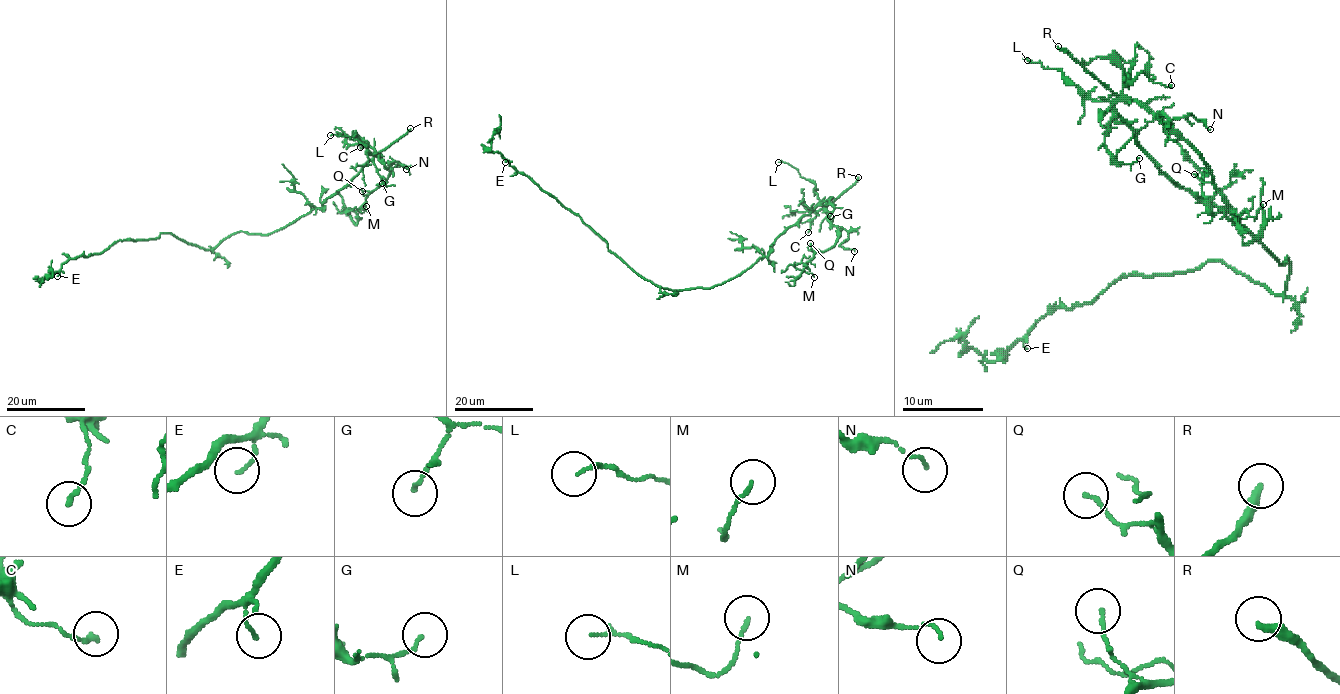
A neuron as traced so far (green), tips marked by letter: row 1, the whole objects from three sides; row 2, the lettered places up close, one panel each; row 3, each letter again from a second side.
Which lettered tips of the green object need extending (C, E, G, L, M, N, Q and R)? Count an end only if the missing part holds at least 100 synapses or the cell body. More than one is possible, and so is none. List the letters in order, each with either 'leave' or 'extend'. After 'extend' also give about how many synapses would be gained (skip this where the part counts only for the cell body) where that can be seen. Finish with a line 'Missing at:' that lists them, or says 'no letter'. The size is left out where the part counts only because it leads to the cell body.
C: leave
E: leave
G: leave
L: leave
M: leave
N: leave
Q: leave
R: extend
Missing at: R

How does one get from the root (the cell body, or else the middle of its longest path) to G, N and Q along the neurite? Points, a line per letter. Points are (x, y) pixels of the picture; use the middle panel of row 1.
G: (704, 288), (725, 283), (750, 268), (768, 254), (777, 237), (826, 200), (834, 207), (830, 216)
N: (704, 288), (750, 268), (768, 254), (777, 237), (819, 205), (833, 224), (848, 232), (840, 245), (854, 251)
Q: (704, 288), (750, 268), (768, 254), (777, 237), (822, 205), (838, 229), (838, 241), (819, 252), (810, 243)

